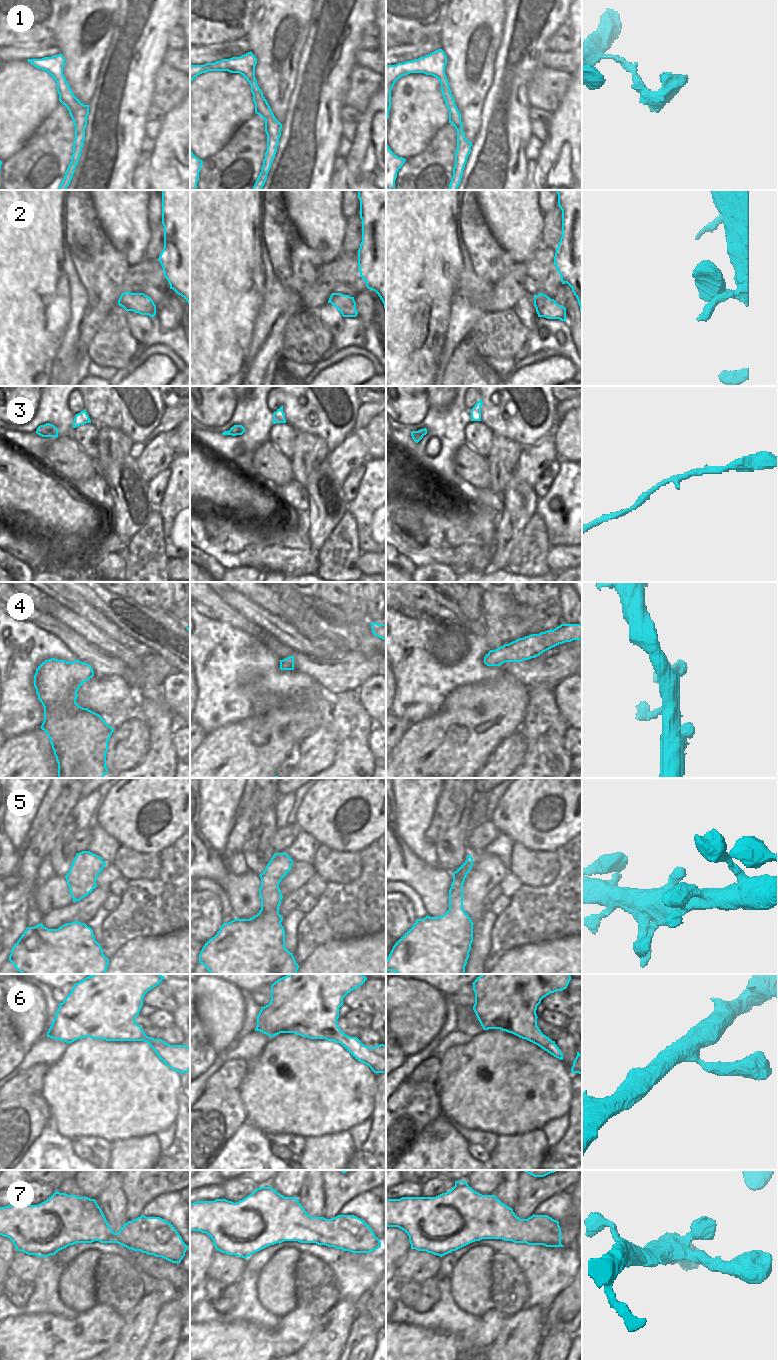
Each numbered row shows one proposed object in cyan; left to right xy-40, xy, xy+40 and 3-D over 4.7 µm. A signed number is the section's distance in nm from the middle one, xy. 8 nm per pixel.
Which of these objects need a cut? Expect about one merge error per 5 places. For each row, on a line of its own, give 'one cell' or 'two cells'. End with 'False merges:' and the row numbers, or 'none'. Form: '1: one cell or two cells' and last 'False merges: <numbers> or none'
1: one cell
2: one cell
3: one cell
4: one cell
5: one cell
6: one cell
7: one cell
False merges: none

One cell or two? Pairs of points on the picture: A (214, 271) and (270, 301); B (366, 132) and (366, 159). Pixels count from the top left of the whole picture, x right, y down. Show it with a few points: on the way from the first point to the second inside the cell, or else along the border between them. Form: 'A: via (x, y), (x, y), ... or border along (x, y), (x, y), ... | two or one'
A: border along (264, 274), (264, 299), (255, 320) | two
B: via (366, 139), (366, 152) | one

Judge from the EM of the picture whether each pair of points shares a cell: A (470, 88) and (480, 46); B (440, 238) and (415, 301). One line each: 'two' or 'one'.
A: one
B: one

